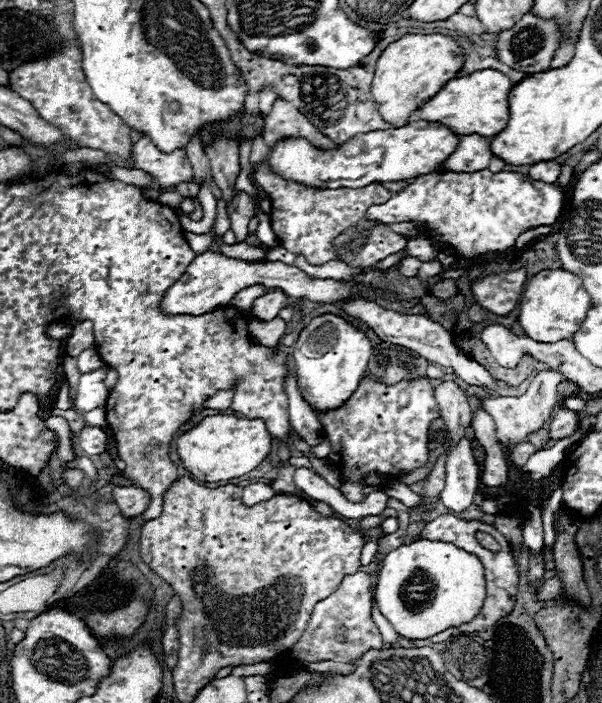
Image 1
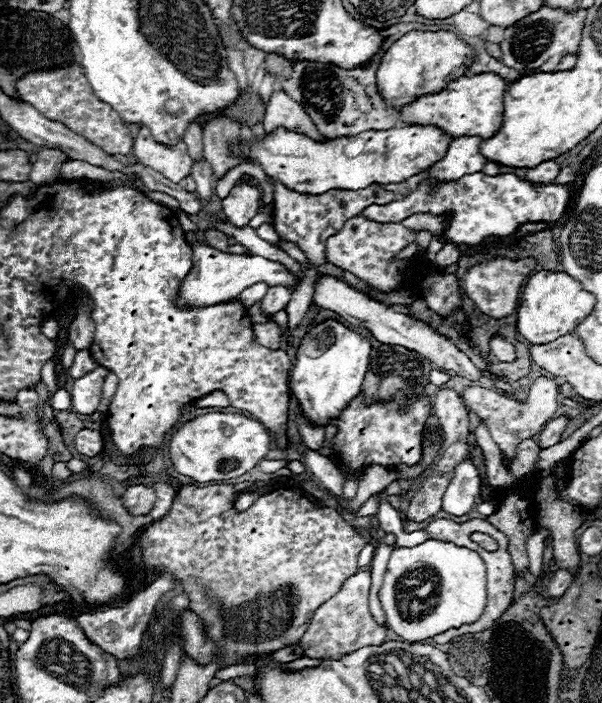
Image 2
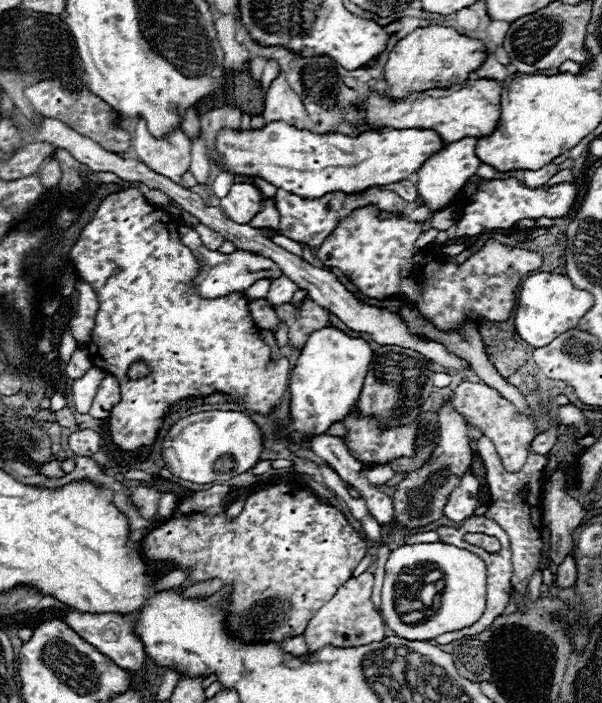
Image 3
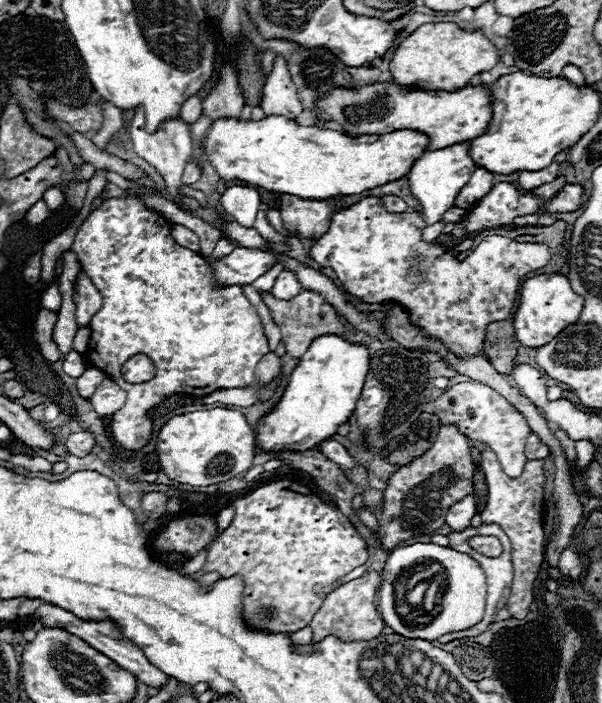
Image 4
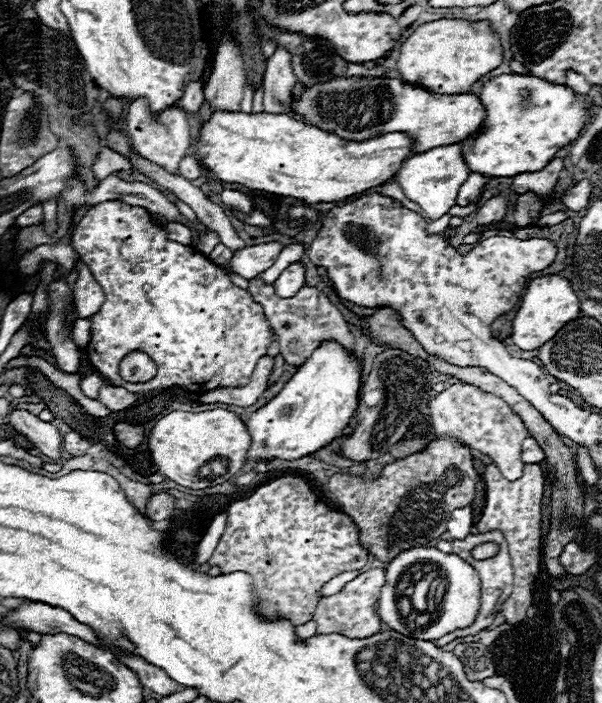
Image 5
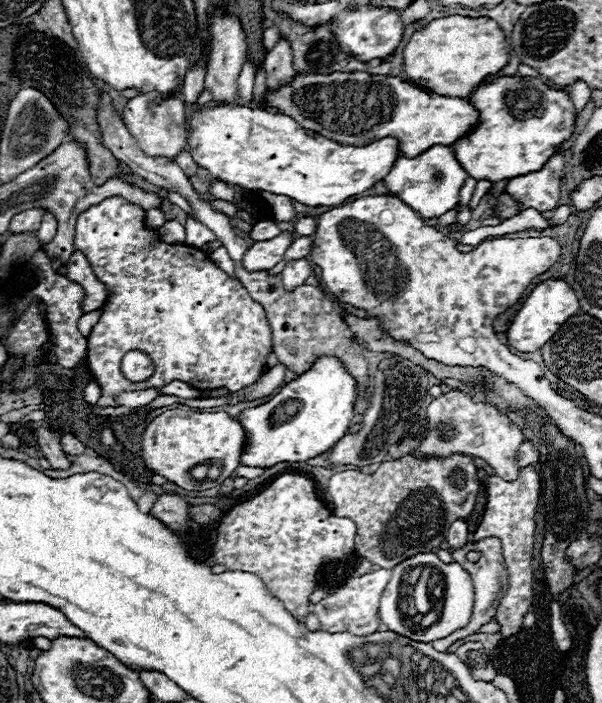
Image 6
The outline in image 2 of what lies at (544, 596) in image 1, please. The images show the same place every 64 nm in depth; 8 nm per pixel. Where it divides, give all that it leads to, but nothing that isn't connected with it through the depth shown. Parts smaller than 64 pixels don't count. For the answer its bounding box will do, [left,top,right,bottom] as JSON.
[548,568,572,596]

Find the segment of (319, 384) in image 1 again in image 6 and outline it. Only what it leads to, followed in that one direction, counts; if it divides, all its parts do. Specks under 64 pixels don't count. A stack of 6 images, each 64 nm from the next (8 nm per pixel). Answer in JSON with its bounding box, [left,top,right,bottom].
[236,356,356,468]

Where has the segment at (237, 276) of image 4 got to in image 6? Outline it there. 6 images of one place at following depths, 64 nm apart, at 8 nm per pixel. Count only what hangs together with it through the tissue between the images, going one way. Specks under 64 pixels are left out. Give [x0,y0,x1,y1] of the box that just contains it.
[242,232,294,272]

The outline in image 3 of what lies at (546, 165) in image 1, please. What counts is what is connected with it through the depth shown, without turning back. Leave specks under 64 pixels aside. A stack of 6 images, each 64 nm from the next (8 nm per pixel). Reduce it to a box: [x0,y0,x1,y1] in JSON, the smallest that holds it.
[522,162,560,188]

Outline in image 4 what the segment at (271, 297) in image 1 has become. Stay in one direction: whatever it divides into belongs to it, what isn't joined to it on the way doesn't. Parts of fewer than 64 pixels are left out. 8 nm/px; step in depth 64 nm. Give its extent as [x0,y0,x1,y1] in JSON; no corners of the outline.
[272,270,302,300]

